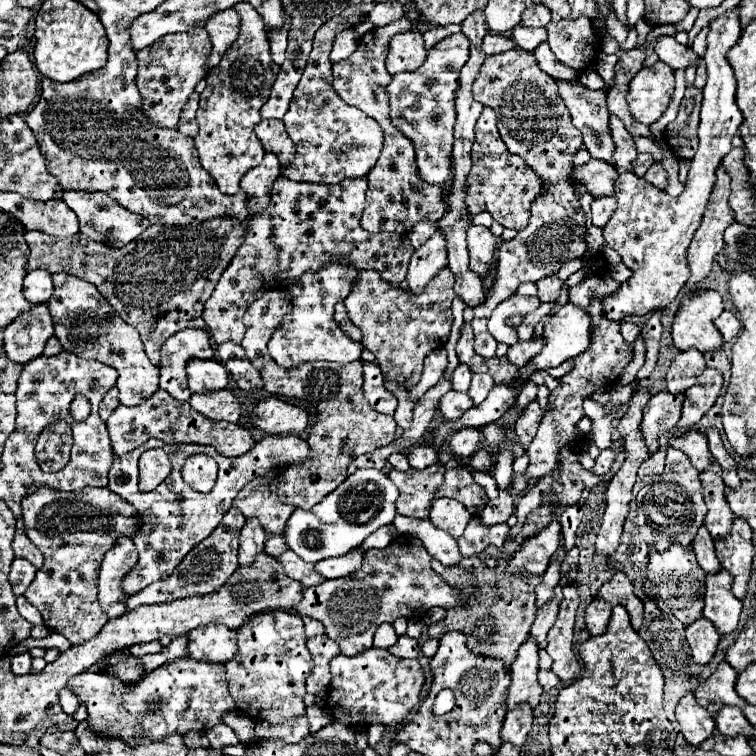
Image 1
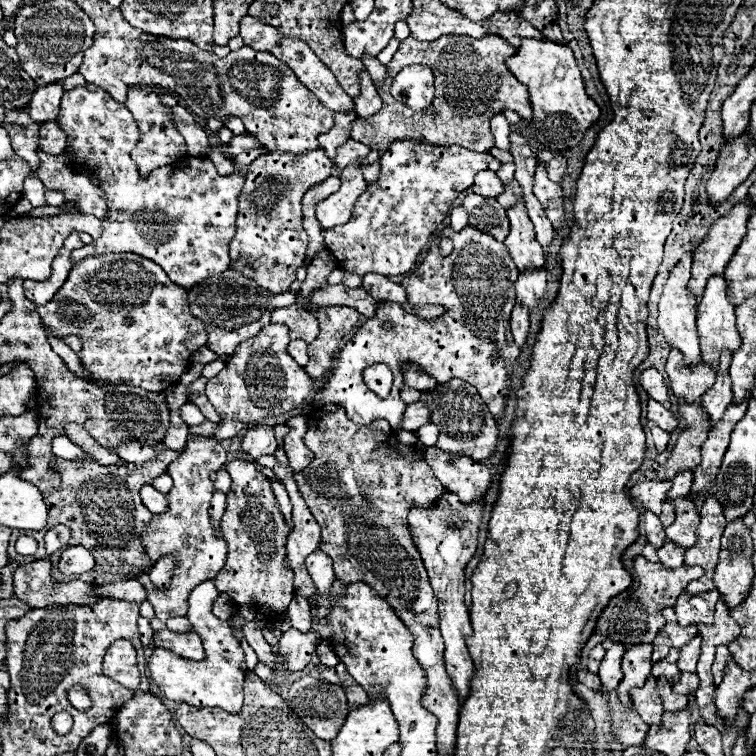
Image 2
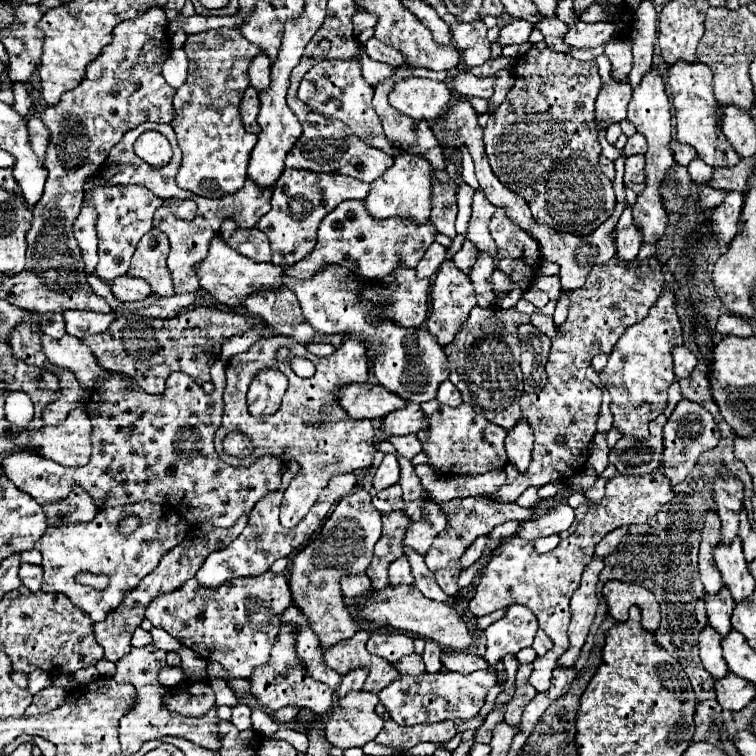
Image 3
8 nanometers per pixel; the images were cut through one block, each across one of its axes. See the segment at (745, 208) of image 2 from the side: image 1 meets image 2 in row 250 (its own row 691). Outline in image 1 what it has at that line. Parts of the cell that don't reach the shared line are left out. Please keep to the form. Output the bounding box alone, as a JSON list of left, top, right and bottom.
[694,660,746,714]

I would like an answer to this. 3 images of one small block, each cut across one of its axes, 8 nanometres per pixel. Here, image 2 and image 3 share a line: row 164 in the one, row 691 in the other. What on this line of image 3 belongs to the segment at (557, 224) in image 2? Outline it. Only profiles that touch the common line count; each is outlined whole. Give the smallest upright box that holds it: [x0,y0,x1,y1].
[470,472,674,692]

